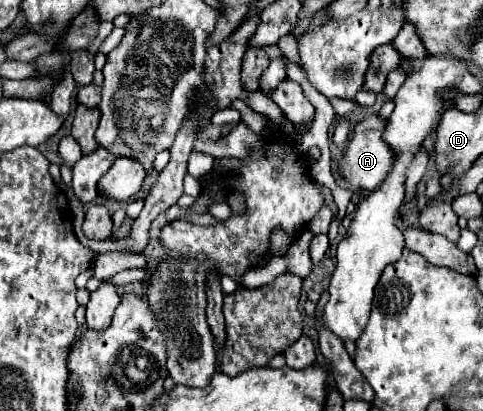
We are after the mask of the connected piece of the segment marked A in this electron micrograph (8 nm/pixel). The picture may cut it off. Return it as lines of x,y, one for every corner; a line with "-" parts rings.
371,115
367,119
363,119
361,123
355,125
353,131
353,139
349,141
341,161
337,161
337,169
341,171
341,175
347,179
347,183
351,187
359,187
359,189
367,189
367,191
375,191
389,175
393,163
395,163
395,151
383,141
383,131
387,127
387,121
381,115

